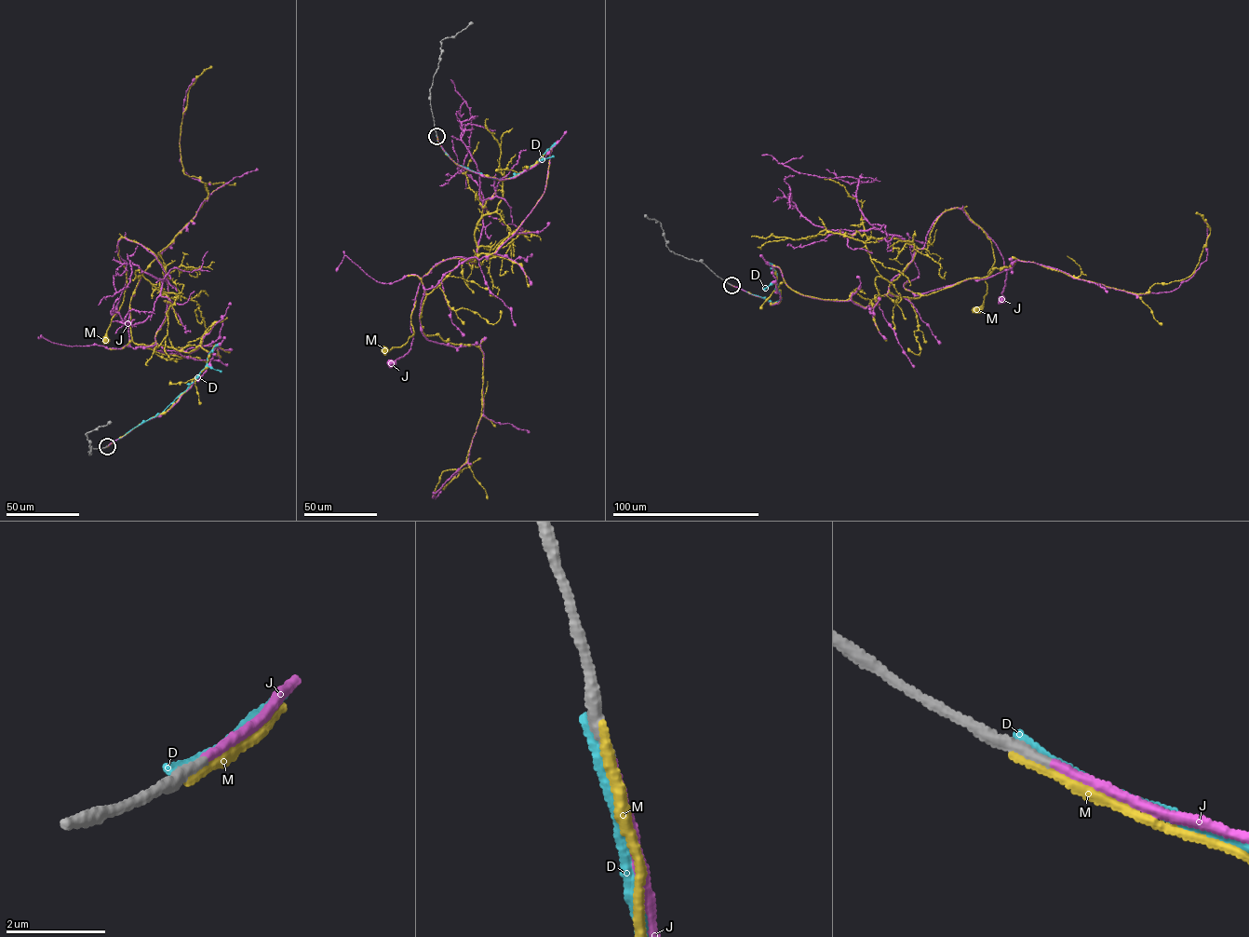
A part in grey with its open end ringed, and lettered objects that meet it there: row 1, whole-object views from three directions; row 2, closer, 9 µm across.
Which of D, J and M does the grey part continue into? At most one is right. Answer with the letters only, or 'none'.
J

